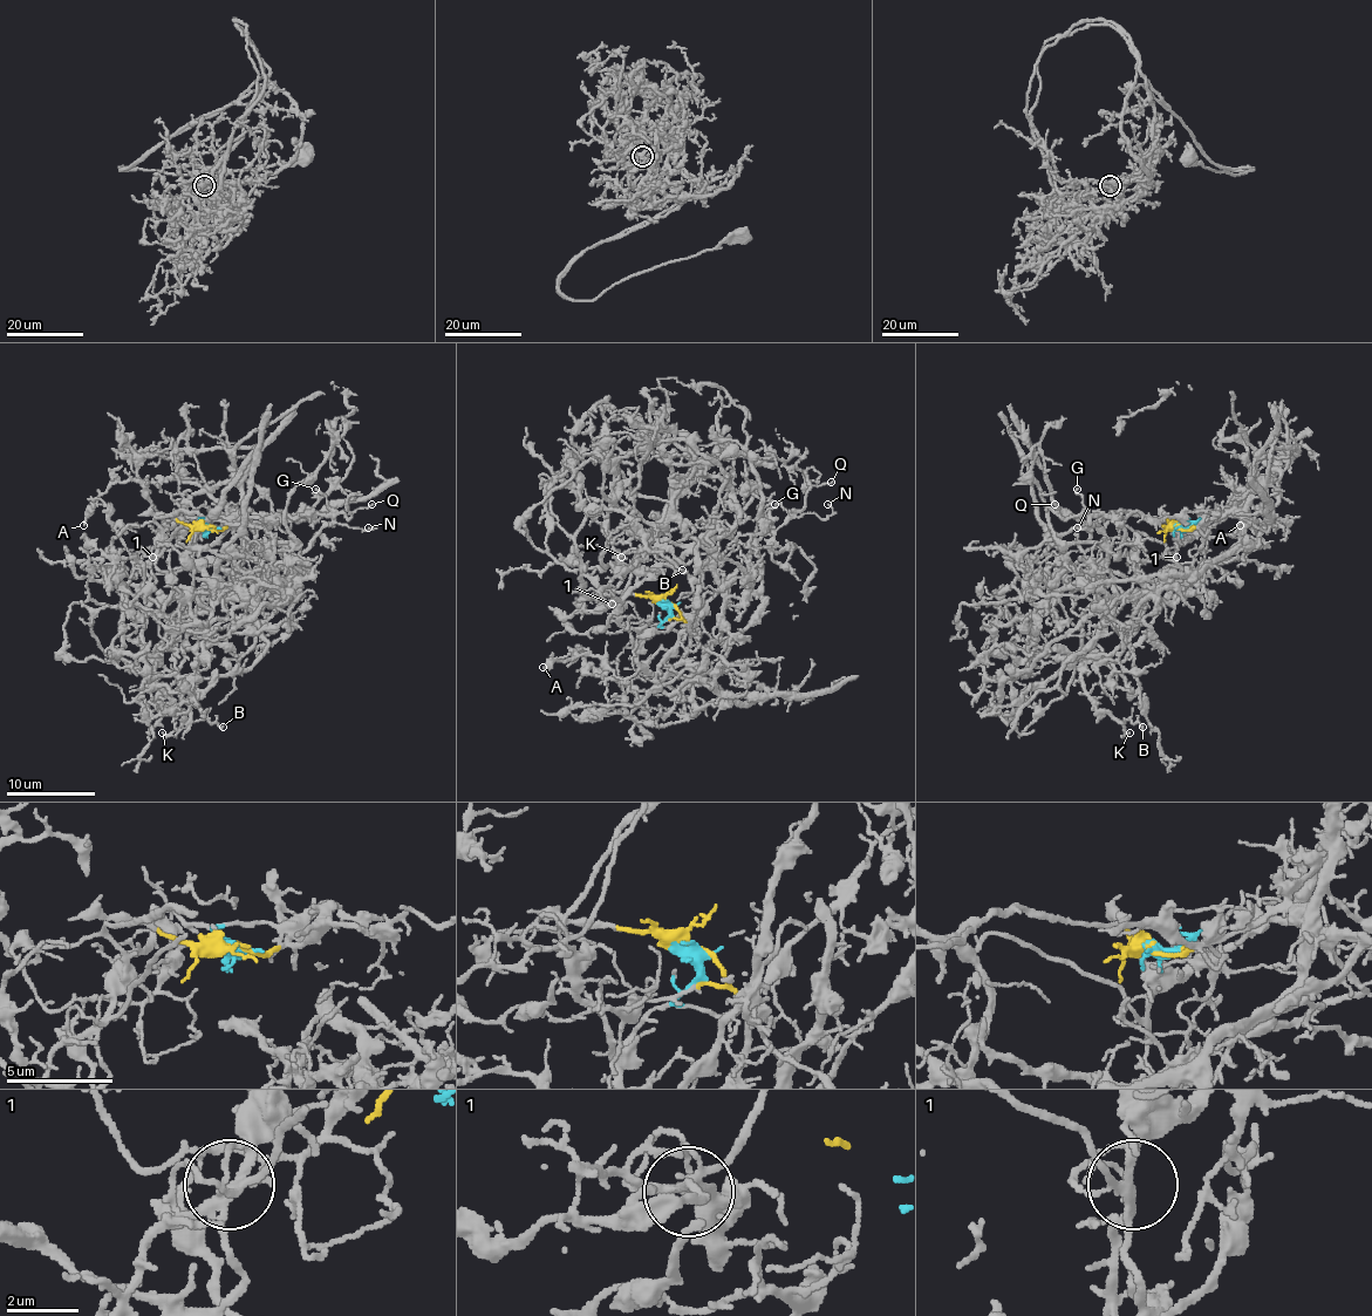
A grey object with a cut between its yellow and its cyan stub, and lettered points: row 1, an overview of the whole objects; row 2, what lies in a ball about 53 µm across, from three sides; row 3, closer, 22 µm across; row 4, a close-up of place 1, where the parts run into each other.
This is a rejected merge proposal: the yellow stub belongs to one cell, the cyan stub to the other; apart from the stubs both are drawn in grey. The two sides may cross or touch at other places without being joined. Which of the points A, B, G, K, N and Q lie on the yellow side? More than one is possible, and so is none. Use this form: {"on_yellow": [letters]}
{"on_yellow": ["G", "N", "Q"]}

